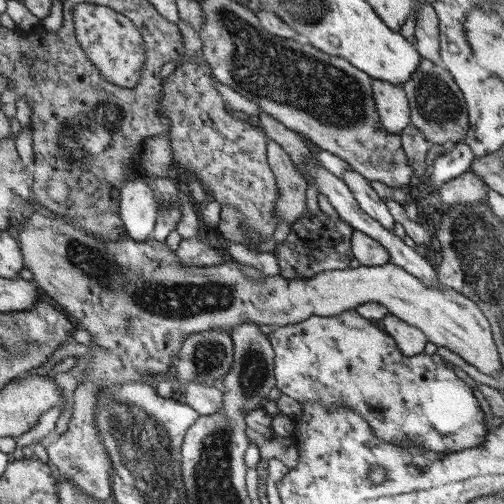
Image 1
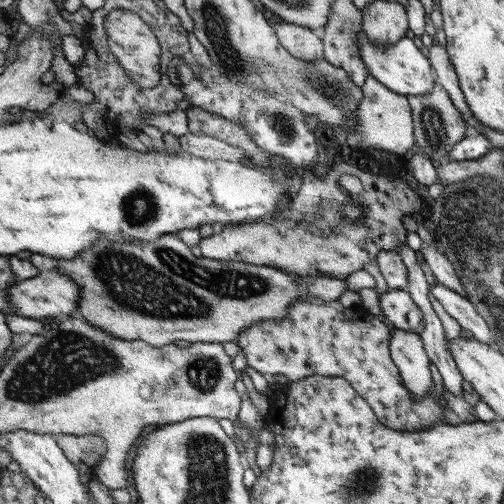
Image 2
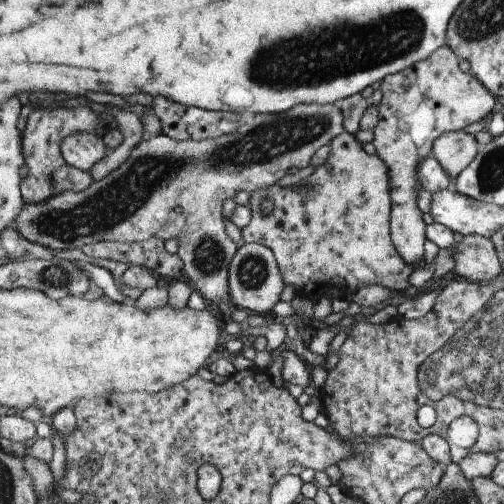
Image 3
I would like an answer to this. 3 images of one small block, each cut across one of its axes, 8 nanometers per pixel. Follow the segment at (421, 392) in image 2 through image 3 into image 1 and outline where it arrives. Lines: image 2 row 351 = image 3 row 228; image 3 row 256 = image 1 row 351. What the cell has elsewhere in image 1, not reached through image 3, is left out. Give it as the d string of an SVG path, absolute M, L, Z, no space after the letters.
M387 314L381 322L385 326L385 332L391 334L397 340L397 344L403 350L405 356L419 356L419 354L423 354L425 344L429 342L429 336L421 328L401 320L395 314Z

